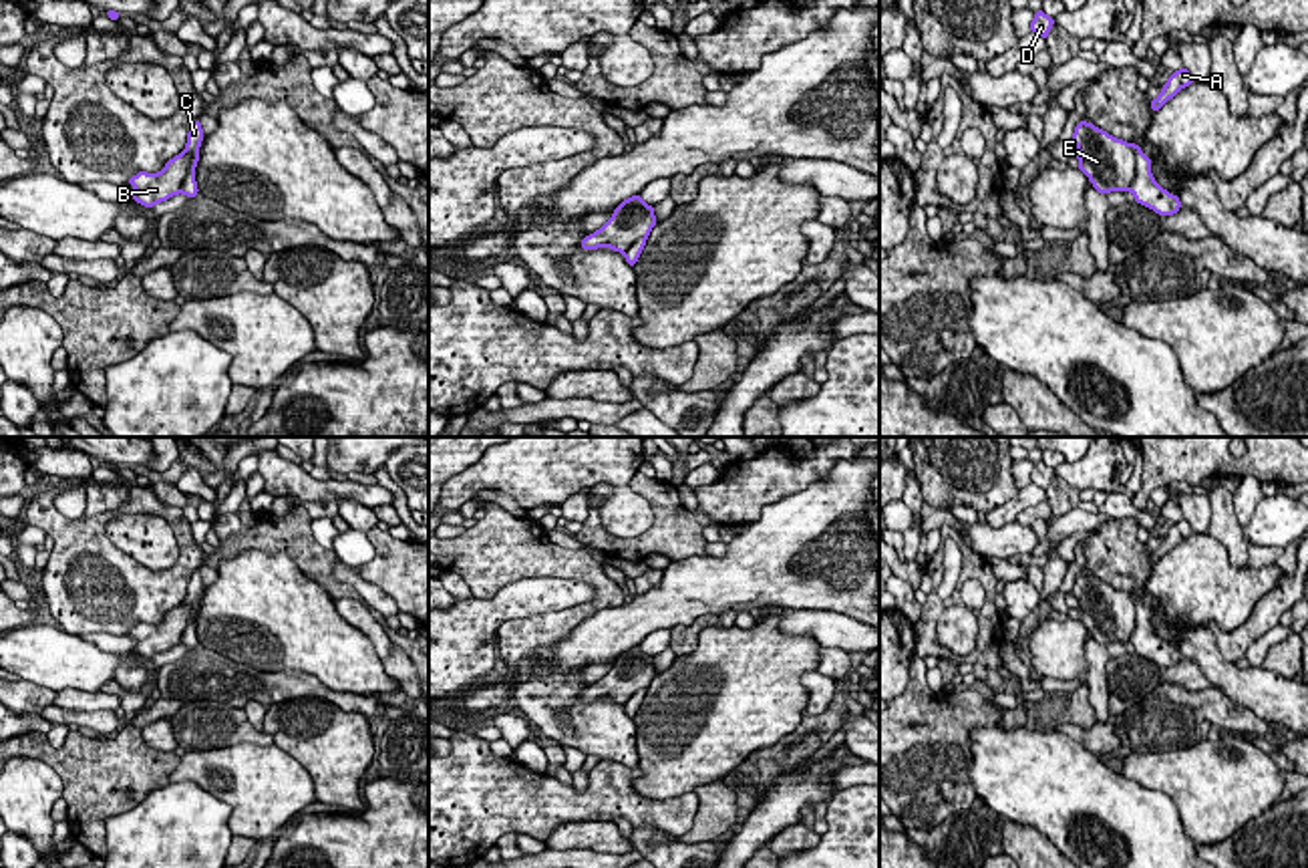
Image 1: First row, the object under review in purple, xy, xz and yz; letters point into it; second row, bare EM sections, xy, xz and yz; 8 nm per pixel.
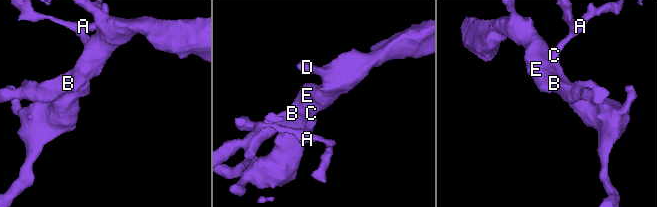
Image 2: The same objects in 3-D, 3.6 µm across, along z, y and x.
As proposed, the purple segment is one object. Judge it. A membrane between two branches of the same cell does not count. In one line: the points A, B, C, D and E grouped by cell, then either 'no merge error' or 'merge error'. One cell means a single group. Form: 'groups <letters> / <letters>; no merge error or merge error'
groups A C / B D E; merge error

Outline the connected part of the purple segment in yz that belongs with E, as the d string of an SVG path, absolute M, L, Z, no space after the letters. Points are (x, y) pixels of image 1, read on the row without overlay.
M1087 572L1077 574L1073 594L1079 600L1079 620L1099 644L1131 642L1137 620L1131 594Z

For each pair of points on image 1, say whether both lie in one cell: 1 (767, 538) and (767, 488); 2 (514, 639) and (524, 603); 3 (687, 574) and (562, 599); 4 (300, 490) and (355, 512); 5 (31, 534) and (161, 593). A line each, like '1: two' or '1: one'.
1: two
2: two
3: two
4: two
5: two

